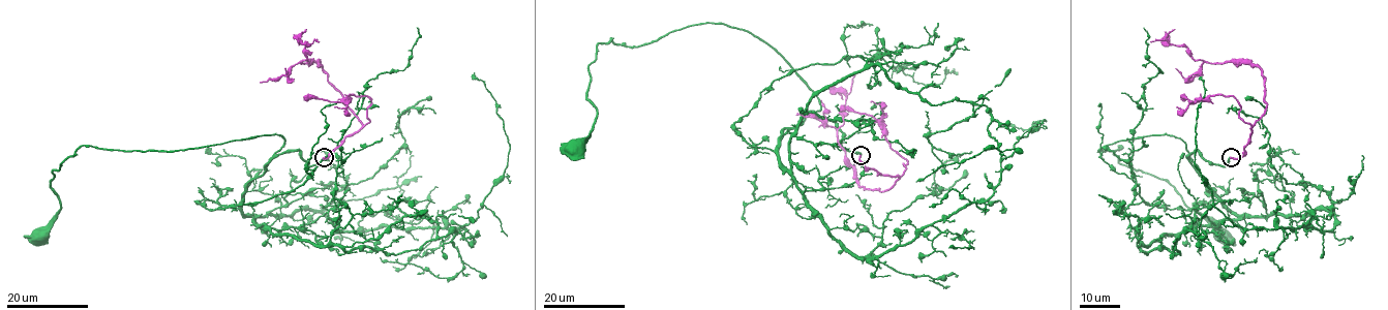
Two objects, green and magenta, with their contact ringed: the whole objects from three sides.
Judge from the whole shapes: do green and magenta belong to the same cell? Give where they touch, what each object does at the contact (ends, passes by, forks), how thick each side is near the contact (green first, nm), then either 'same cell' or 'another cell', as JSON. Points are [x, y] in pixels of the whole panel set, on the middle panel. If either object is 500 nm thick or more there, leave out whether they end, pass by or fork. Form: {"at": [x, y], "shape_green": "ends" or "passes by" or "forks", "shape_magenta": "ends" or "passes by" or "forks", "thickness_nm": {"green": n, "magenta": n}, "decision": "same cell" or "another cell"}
{"at": [861, 155], "shape_green": "ends", "shape_magenta": "ends", "thickness_nm": {"green": 280, "magenta": 320}, "decision": "same cell"}

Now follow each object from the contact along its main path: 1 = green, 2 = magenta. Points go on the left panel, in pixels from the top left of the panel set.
1: (324, 157), (278, 153), (279, 135), (82, 145), (53, 171), (60, 211), (38, 239)
2: (324, 157), (362, 123), (315, 62), (301, 63), (309, 44), (299, 36), (306, 29)

